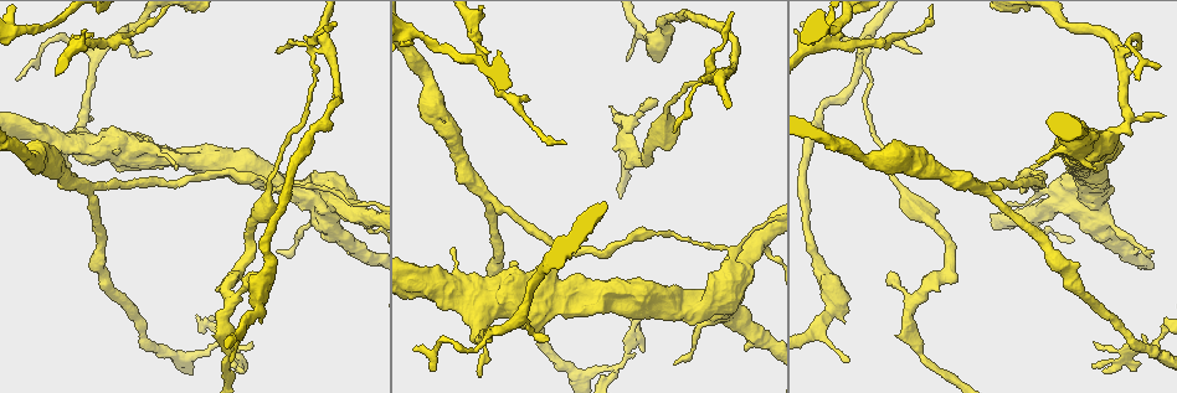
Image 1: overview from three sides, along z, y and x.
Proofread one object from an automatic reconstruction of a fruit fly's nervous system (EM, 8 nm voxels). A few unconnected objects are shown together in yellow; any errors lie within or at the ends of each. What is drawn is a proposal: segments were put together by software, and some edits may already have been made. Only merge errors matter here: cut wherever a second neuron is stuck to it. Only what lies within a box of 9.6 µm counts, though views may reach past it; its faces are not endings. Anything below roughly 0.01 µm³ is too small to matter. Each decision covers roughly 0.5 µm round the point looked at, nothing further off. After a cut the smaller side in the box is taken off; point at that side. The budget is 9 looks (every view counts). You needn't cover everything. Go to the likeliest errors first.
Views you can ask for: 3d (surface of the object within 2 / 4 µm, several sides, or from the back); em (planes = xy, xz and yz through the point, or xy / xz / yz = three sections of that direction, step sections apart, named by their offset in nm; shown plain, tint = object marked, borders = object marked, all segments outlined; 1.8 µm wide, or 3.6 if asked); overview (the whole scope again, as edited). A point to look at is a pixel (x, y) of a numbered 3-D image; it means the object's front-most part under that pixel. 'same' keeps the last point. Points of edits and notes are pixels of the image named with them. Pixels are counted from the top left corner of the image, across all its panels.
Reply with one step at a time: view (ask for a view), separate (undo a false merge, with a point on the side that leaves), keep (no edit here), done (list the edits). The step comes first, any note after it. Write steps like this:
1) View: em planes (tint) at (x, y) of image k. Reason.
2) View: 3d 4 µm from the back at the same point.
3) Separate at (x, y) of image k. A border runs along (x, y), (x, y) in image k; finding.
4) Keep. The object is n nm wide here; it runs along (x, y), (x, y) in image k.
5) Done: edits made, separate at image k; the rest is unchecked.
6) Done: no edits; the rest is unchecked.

View: em 3.6 µm xy step 8 (tint) at (1046, 193) of image 1. Calibre changes.

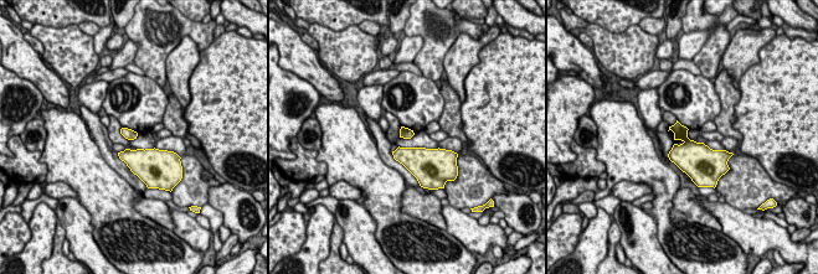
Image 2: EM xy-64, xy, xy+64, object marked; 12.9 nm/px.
View: em 3.6 µm planes (tint) at the same point.

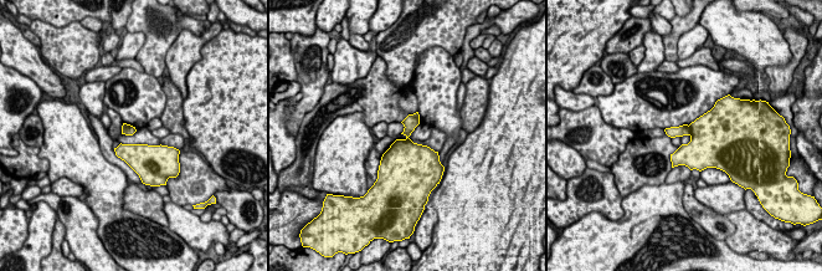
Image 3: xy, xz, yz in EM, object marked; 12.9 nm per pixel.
Keep. All the same neuron.

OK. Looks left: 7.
View: 3d 4 µm at (93, 188) of image 1. Three arms meet.

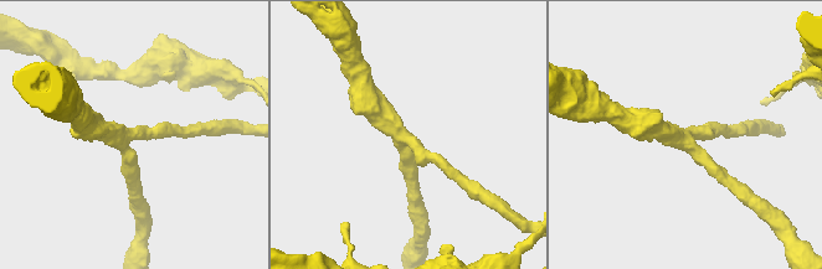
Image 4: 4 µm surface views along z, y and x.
View: em yz step 16 (tint) at (126, 136) of image 4. 3 arms meet here; the arms are 190, 220, 340 nm wide; now the EM.

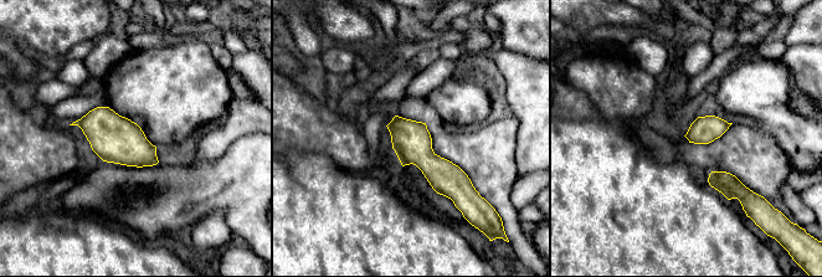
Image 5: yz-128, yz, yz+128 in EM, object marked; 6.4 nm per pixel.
View: em planes (borders) at the same point.

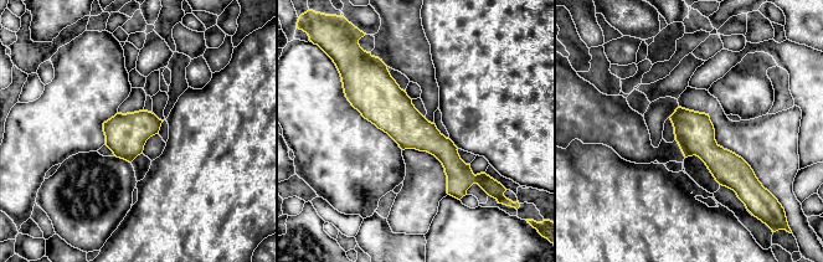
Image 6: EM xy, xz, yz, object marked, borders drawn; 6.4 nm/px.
Keep. The object is 260 nm wide here; it runs along (377, 66), (377, 88), (453, 164), (454, 193) in image 6; one neuron here.

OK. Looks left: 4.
View: em planes (borders) at (625, 127) of image 1. Three-way junction.

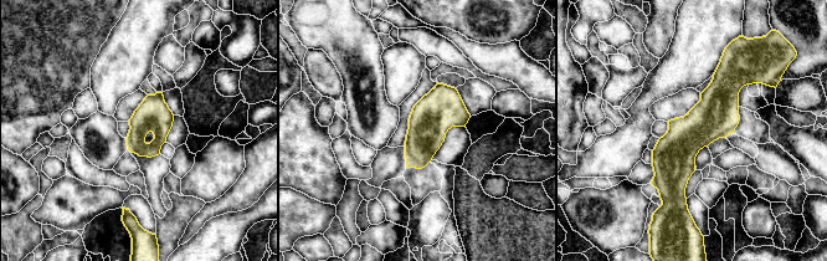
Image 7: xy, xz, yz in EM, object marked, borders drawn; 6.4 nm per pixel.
Keep. All the same neuron.

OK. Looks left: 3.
View: em 3.6 µm planes (tint) at (84, 120) of image 1. A fork.

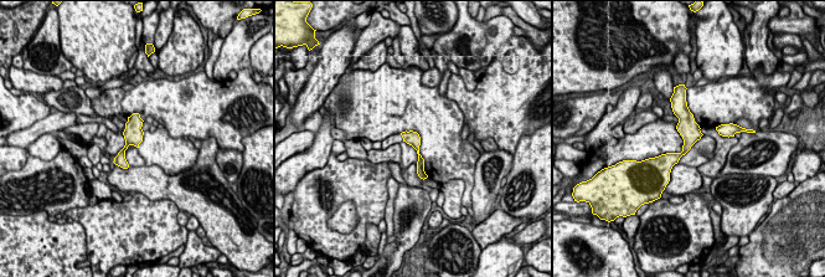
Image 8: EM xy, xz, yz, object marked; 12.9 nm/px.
Keep. One neuron here.

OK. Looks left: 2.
Done: no edits; the rest is unchecked.

